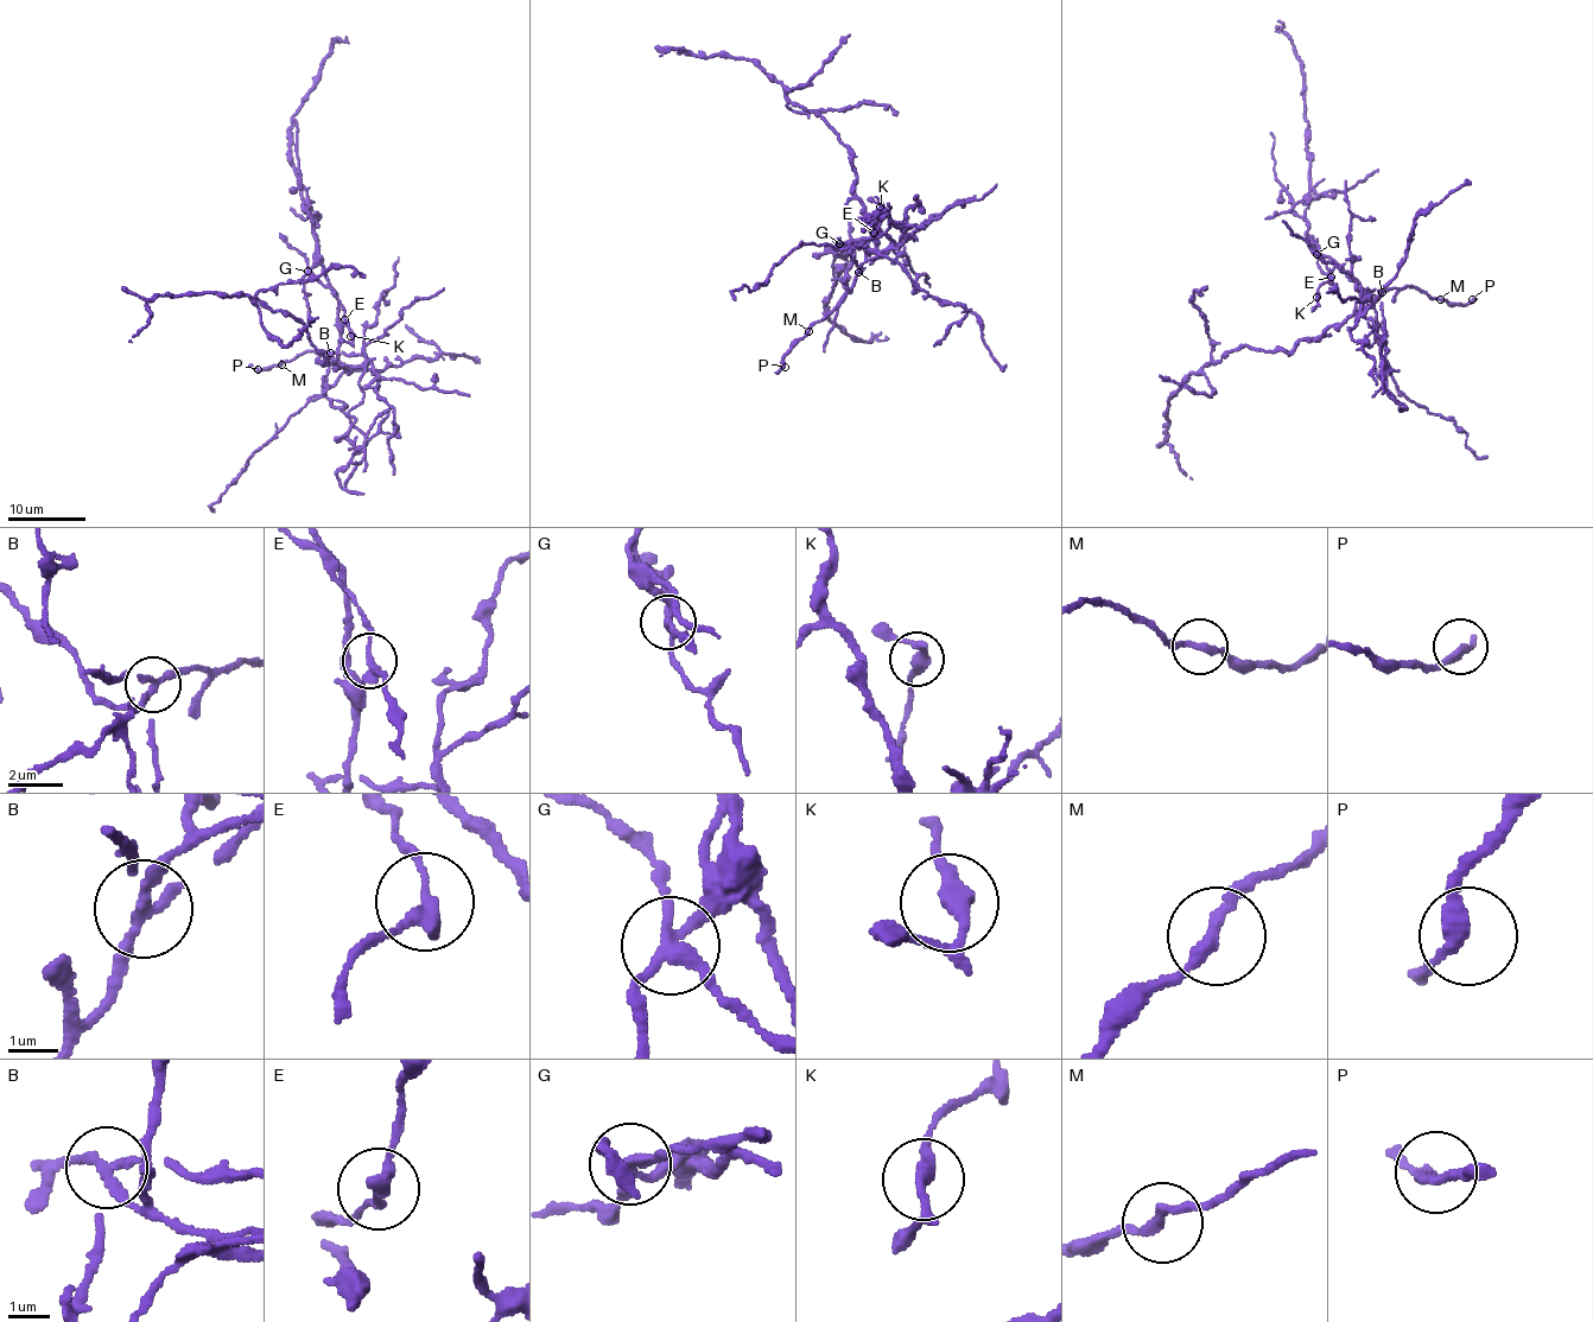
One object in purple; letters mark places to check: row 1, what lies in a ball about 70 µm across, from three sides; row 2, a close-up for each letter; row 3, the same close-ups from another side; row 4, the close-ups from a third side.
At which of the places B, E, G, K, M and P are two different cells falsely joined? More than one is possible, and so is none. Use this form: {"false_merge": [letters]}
{"false_merge": ["B", "G"]}

